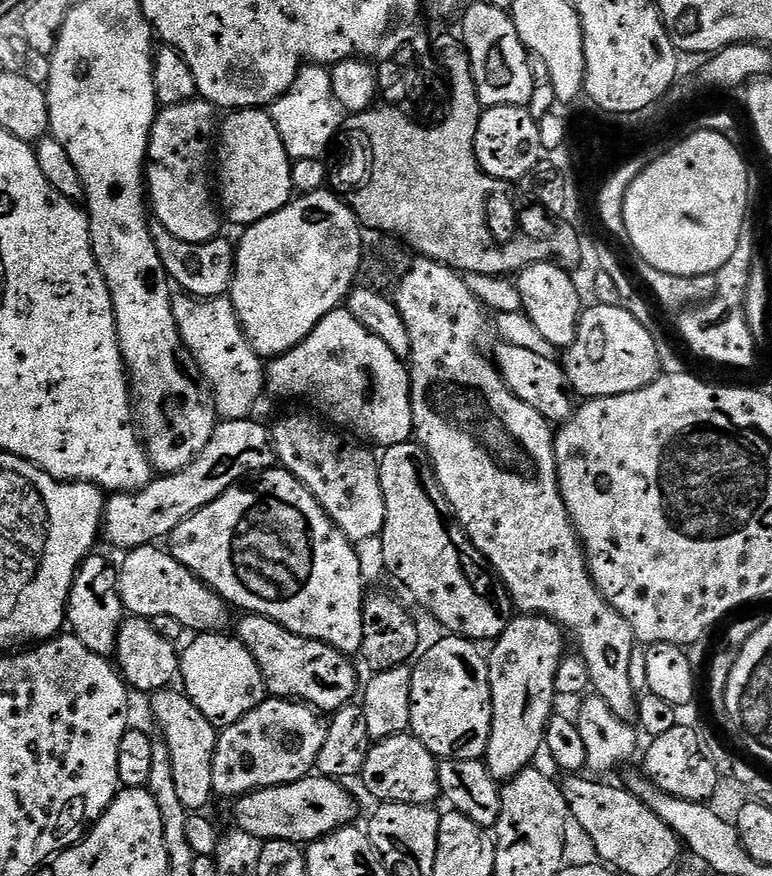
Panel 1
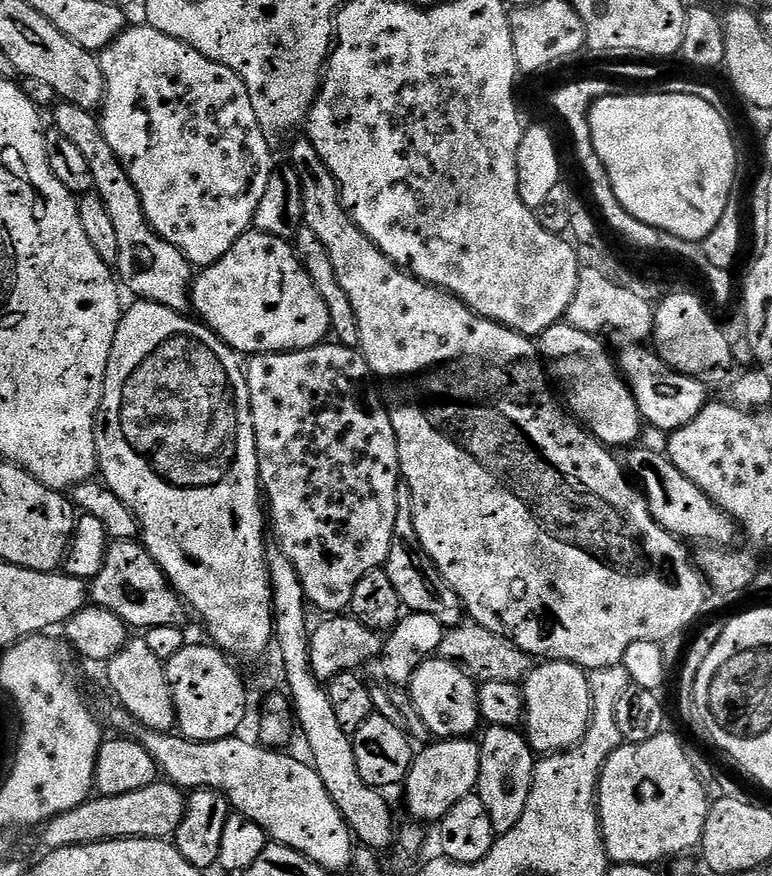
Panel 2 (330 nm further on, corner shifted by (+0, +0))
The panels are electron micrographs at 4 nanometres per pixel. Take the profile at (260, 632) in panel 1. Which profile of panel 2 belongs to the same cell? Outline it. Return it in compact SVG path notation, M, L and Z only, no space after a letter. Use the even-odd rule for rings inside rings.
M112 540L109 543L104 551L104 561L90 581L90 600L95 607L118 614L132 630L166 626L179 621L179 616L186 612L168 579L150 558L143 543L136 540Z

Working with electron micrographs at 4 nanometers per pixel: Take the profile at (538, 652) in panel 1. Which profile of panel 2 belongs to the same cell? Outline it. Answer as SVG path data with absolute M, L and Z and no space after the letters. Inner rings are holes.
M489 725L483 732L482 738L479 737L478 740L479 770L476 792L482 798L482 806L486 806L493 833L503 834L513 828L522 816L532 785L532 771L536 768L537 757L527 739L516 728Z

